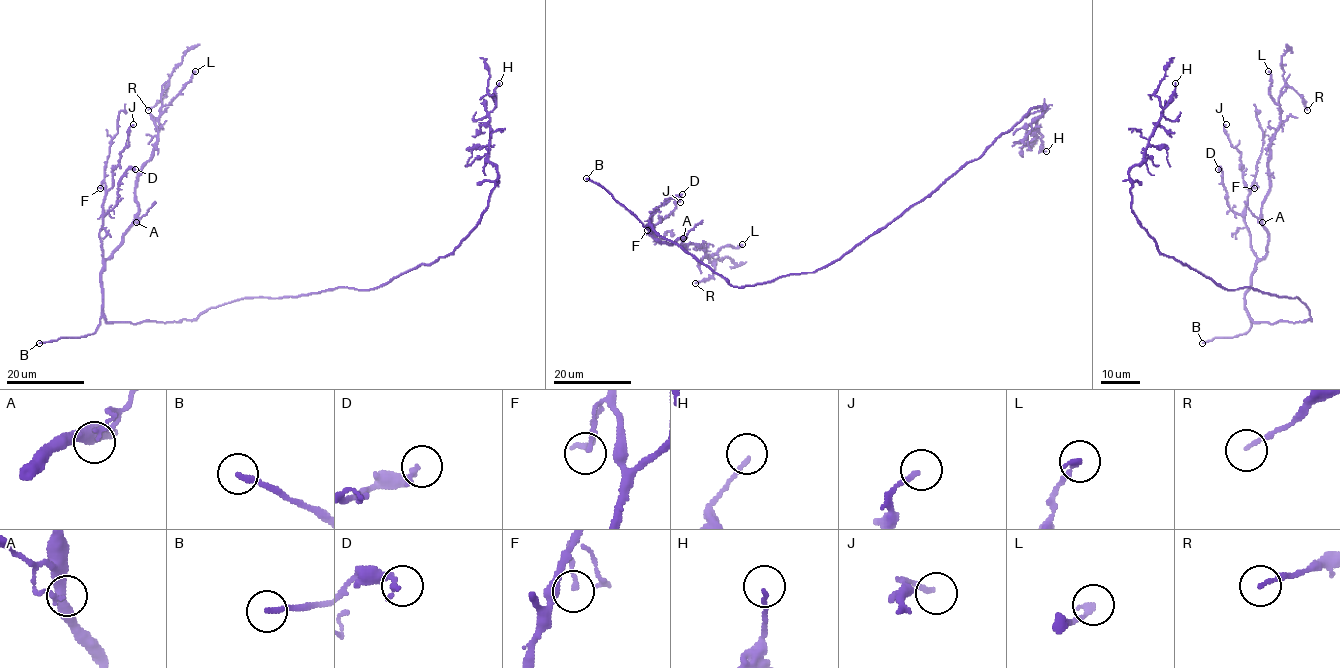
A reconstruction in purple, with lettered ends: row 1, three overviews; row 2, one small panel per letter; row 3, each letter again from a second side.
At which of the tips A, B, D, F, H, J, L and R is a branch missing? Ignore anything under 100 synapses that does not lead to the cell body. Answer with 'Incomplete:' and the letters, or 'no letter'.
Incomplete: B

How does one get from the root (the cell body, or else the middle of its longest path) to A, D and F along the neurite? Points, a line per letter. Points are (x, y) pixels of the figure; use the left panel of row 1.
A: (252, 297), (211, 307), (190, 320), (108, 322), (102, 315), (103, 262), (136, 222)
D: (252, 297), (211, 307), (190, 320), (105, 319), (99, 231), (102, 218), (116, 204), (121, 177), (135, 169)
F: (252, 297), (211, 307), (190, 320), (108, 322), (102, 315), (103, 251), (99, 236), (104, 183), (100, 188)

